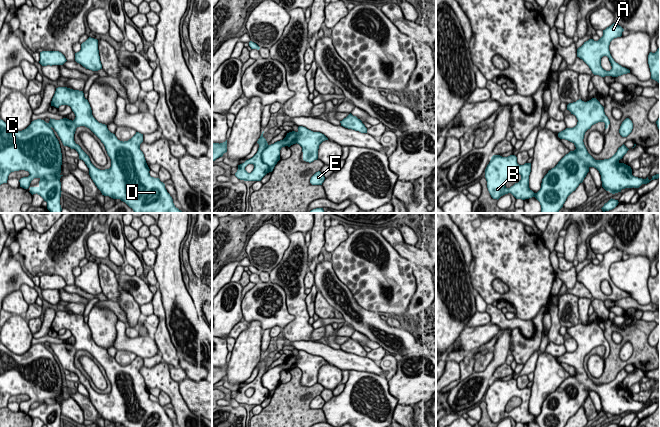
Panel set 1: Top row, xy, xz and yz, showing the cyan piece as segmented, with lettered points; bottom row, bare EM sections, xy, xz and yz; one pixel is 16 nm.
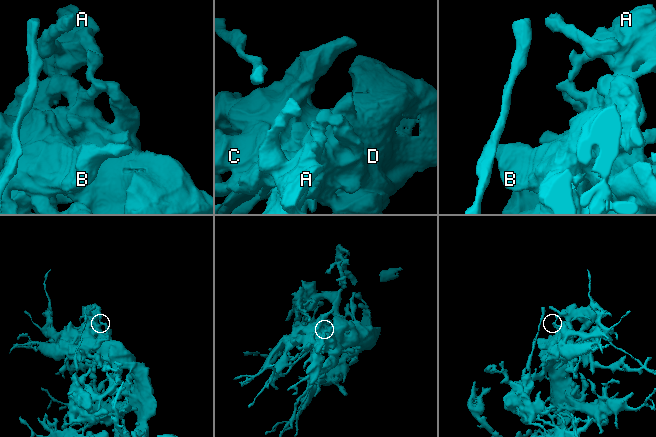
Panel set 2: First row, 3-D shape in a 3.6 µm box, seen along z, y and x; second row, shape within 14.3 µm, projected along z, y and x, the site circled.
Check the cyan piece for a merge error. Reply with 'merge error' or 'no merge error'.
no merge error

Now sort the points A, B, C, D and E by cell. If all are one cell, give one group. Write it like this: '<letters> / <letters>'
A B C D E

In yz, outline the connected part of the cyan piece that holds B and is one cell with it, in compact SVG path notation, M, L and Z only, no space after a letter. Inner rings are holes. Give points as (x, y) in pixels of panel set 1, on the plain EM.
M596 322L587 326L579 323L569 327L567 334L576 340L578 346L575 351L559 356L558 361L572 366L576 373L566 378L548 395L537 417L529 412L531 387L519 389L515 379L493 379L485 393L487 412L493 423L498 424L501 420L511 417L516 423L535 421L540 427L565 427L567 421L583 406L590 391L599 395L602 411L612 418L625 412L639 412L651 405L648 401L642 403L633 400L631 391L619 386L629 374L624 368L609 383L595 384L588 377L583 366L585 356L598 346L604 346L605 353L610 348L604 331ZM513 397L519 397L521 404L507 412L506 405Z

